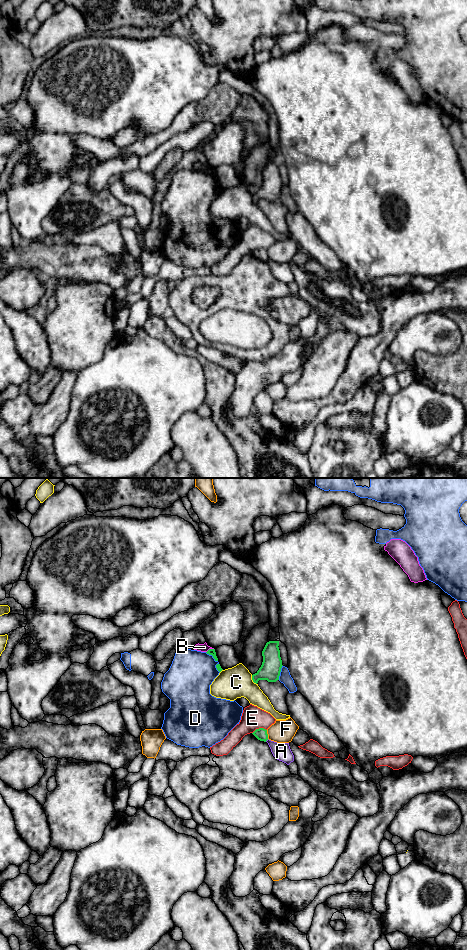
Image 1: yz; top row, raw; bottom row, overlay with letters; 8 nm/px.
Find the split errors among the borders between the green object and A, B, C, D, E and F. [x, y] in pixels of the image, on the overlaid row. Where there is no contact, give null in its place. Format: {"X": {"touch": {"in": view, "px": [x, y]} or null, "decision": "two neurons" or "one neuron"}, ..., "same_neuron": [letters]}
{"A": {"touch": {"in": "yz", "px": [266, 740]}, "decision": "two neurons"}, "B": {"touch": {"in": "yz", "px": [209, 649]}, "decision": "two neurons"}, "C": {"touch": {"in": "yz", "px": [252, 679]}, "decision": "two neurons"}, "D": {"touch": {"in": "yz", "px": [211, 654]}, "decision": "two neurons"}, "E": {"touch": {"in": "yz", "px": [259, 728]}, "decision": "two neurons"}, "F": {"touch": {"in": "yz", "px": [267, 734]}, "decision": "two neurons"}, "same_neuron": []}

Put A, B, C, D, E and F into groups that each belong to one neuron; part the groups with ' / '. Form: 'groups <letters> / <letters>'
groups A / B / C / D / E / F

